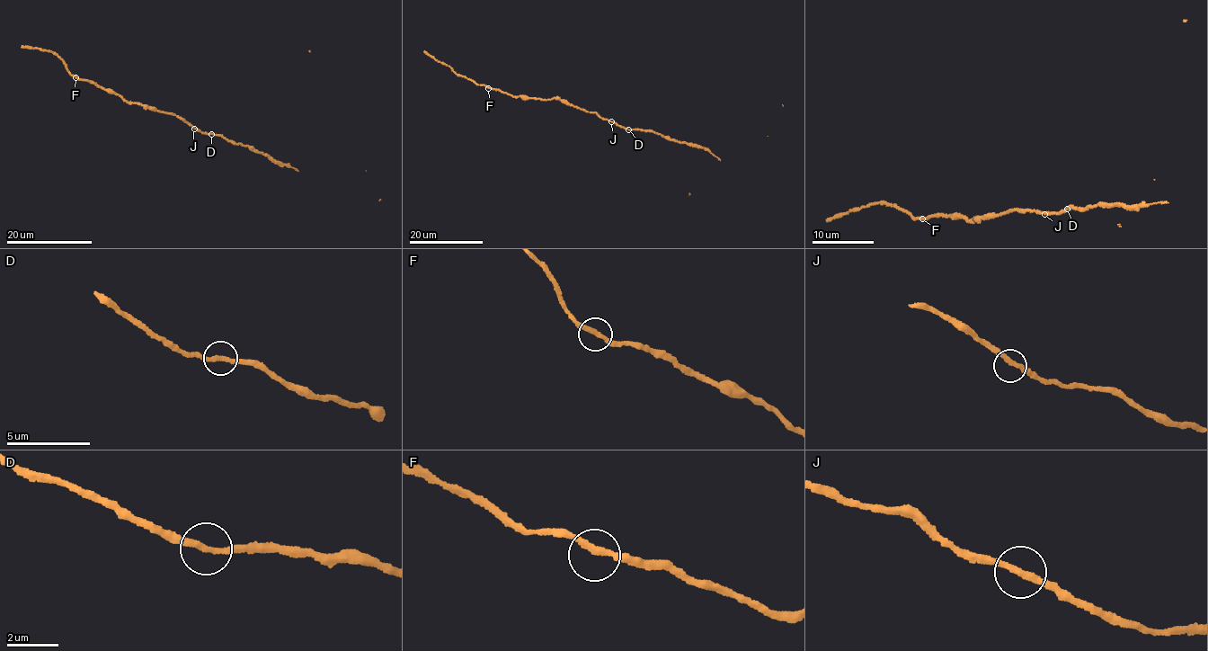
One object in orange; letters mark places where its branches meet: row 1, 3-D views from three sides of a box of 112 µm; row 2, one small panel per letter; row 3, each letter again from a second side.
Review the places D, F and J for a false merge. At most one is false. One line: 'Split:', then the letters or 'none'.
Split: none

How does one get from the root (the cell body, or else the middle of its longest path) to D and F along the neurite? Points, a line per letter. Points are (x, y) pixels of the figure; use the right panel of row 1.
D: (1051, 214), (1067, 209)
F: (1051, 214), (1017, 209), (987, 218), (981, 216), (968, 222), (962, 217), (954, 219), (940, 214), (922, 218)

